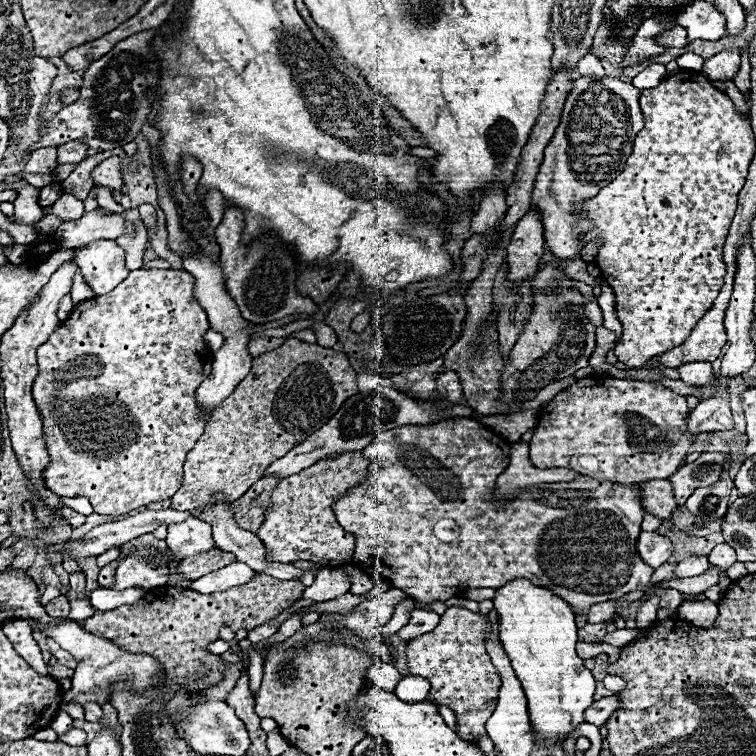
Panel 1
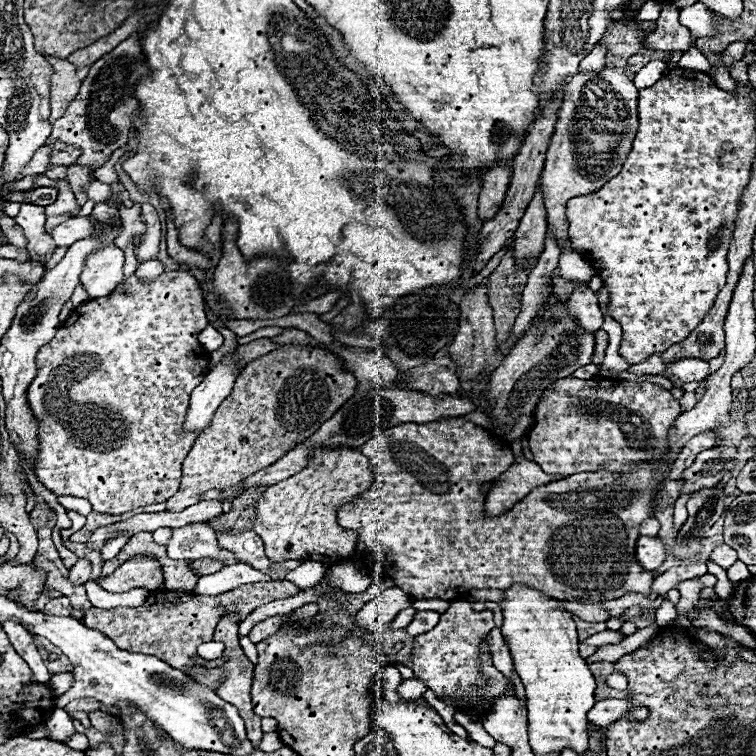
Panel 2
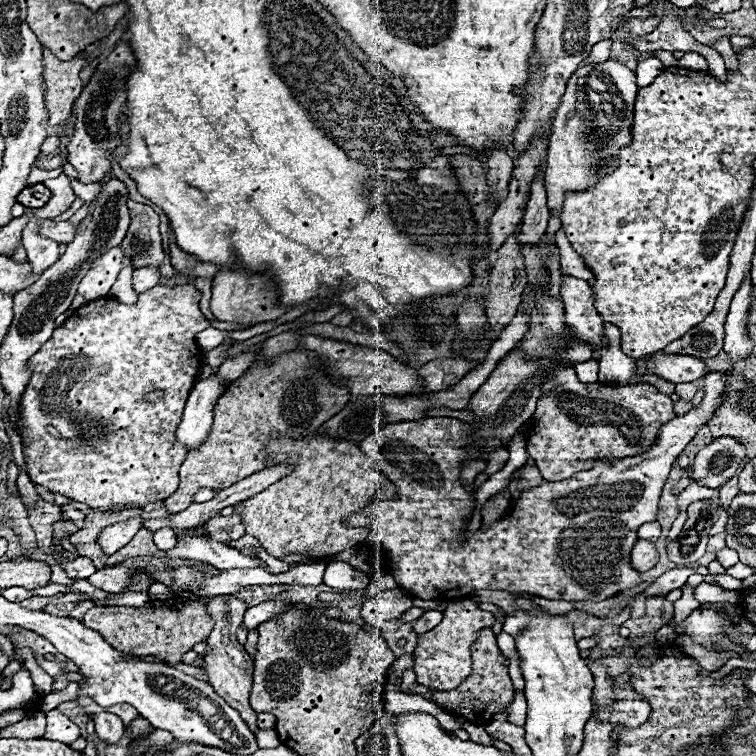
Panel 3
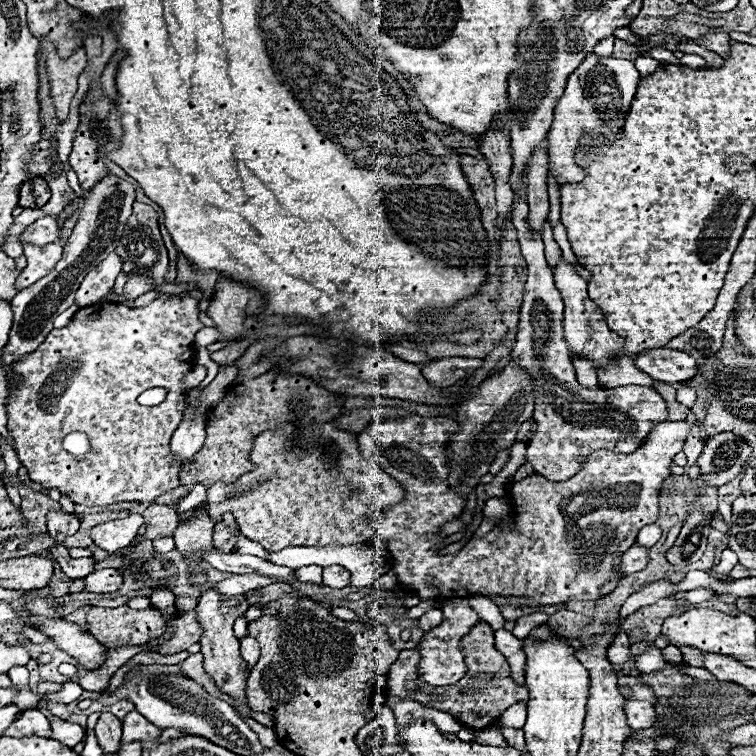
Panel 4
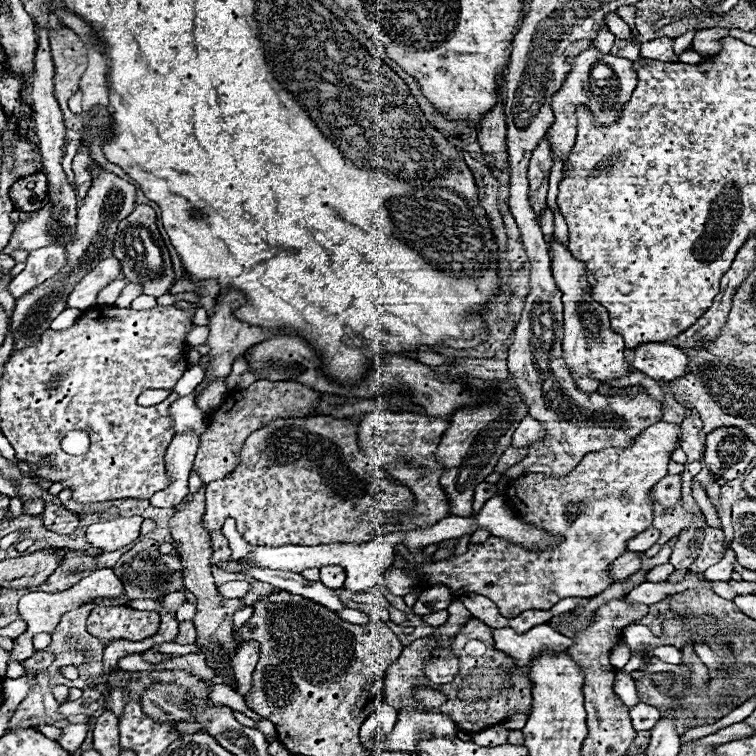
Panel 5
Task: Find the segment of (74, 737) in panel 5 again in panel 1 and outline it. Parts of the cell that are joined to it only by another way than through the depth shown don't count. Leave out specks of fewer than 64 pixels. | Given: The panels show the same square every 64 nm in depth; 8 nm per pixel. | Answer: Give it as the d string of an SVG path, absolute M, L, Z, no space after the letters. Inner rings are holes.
M58 710L58 714L56 714L56 718L52 720L50 728L52 728L58 736L62 736L62 734L66 734L66 732L72 728L72 718L70 718L64 710Z

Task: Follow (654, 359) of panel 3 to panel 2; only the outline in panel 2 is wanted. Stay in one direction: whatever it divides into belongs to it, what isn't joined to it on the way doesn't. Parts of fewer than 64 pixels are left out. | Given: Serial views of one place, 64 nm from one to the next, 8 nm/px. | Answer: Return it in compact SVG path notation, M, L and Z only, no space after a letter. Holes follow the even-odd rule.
M682 358L674 362L666 362L666 374L676 376L680 382L702 382L708 378L708 362L698 358Z

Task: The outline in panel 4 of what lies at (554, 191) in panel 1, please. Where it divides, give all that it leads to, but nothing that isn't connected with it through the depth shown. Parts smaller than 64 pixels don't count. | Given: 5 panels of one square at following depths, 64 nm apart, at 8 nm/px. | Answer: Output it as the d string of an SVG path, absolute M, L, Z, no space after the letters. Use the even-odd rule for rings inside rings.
M594 52L584 56L582 64L570 74L564 94L558 98L554 106L554 124L548 130L550 174L558 178L560 186L566 182L580 182L584 178L584 170L574 164L574 148L578 148L582 134L612 136L622 128L638 82L640 82L640 74L632 60L600 58ZM600 60L602 60L602 70L592 70L600 64ZM596 80L604 80L612 84L592 84Z

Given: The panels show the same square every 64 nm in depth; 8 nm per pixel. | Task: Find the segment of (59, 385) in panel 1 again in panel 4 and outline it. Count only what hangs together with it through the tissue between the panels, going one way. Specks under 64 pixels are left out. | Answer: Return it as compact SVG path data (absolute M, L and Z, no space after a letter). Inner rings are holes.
M172 298L172 300L154 300L150 306L144 308L131 308L122 306L120 303L100 301L98 304L92 304L90 308L80 308L76 312L76 316L72 318L72 322L60 330L52 330L48 332L46 340L32 352L22 356L20 360L16 360L12 364L12 374L16 376L16 384L8 386L8 396L6 396L6 428L8 434L14 438L14 446L18 452L18 458L22 462L22 466L26 466L26 424L30 424L30 480L44 484L46 488L60 488L62 494L70 496L76 504L82 506L108 506L114 502L154 502L156 496L176 488L180 484L178 480L178 472L180 472L180 464L174 460L172 452L170 452L170 438L172 432L178 428L180 420L182 420L182 400L184 400L184 392L182 392L182 378L194 368L194 334L202 328L200 320L198 320L198 302L192 298ZM148 388L166 388L168 396L162 404L158 406L140 406L136 402L136 398L148 390ZM70 432L86 432L90 438L90 452L82 454L82 456L72 456L62 448L62 440L66 434Z

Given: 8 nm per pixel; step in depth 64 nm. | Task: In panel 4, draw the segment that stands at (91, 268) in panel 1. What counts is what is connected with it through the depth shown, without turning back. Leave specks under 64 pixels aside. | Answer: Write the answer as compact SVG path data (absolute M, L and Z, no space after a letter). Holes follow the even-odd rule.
M112 252L106 260L102 260L85 276L77 289L74 304L80 308L86 308L90 304L100 302L102 296L114 286L114 280L120 274L120 270L122 270L122 260Z

